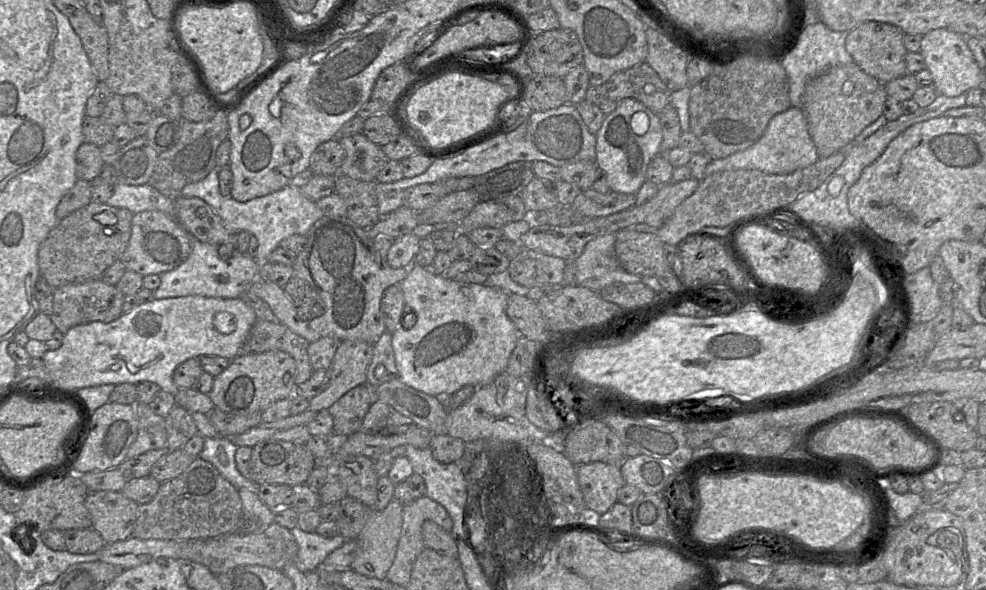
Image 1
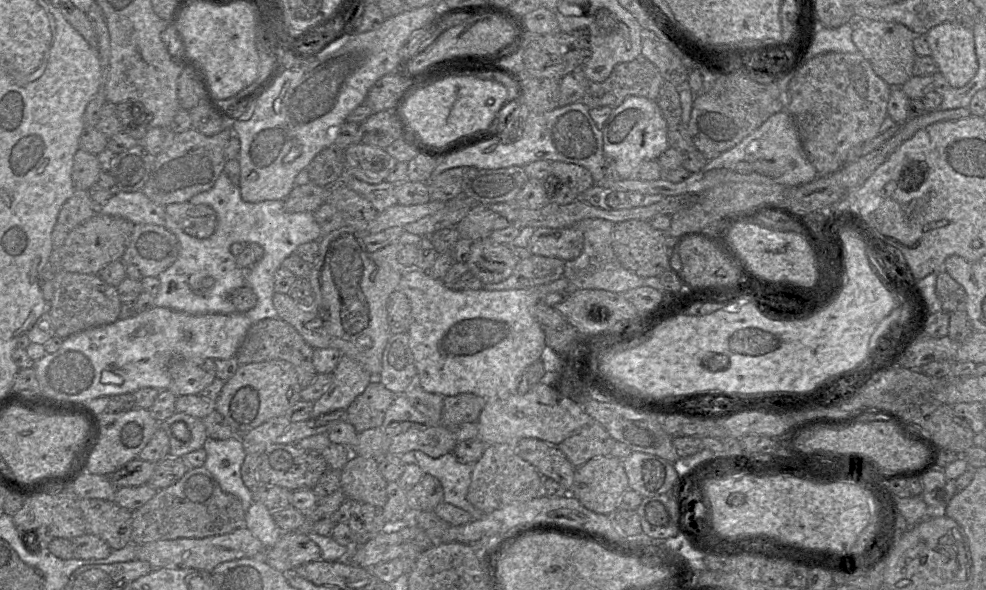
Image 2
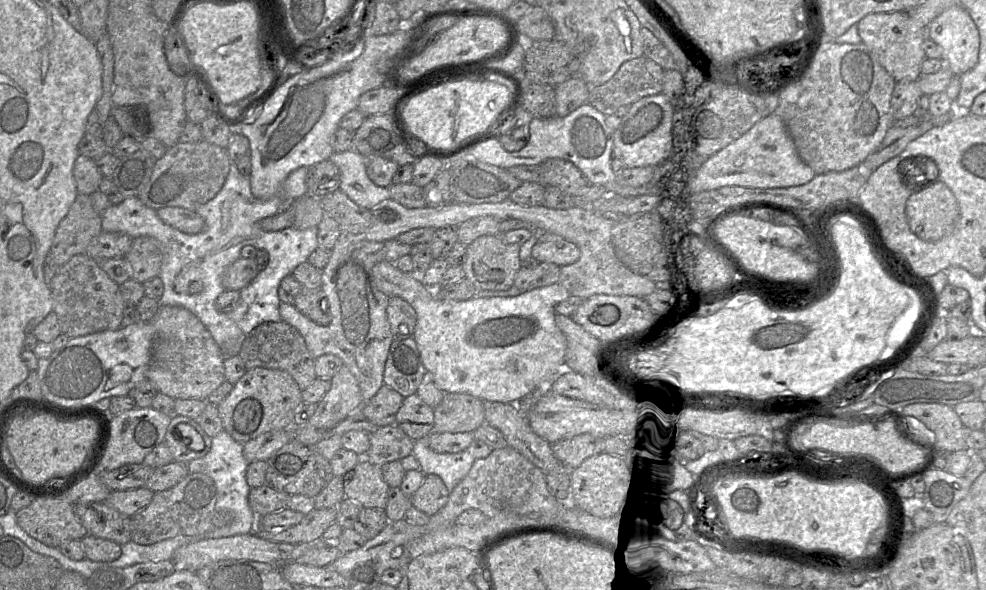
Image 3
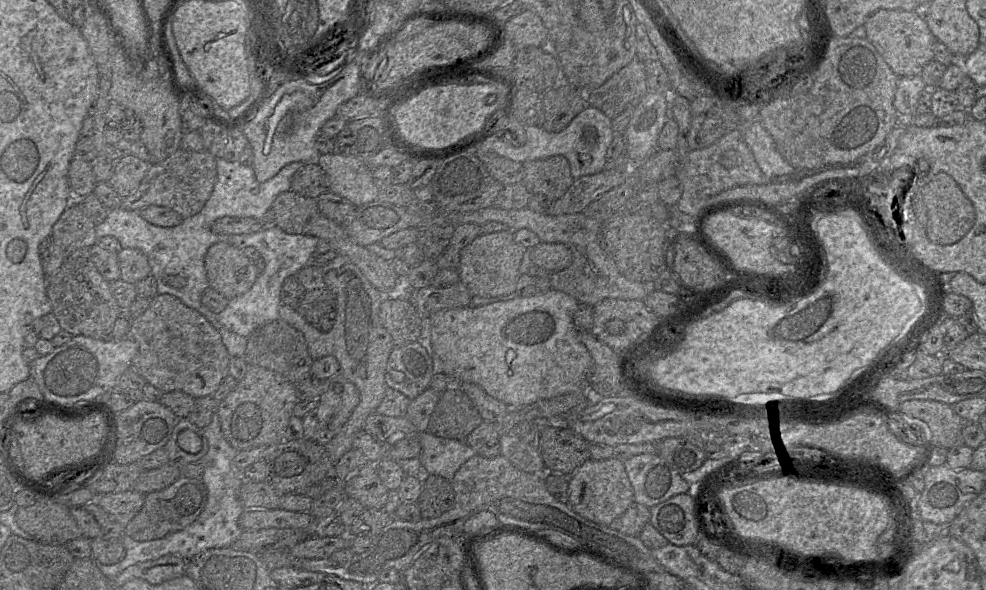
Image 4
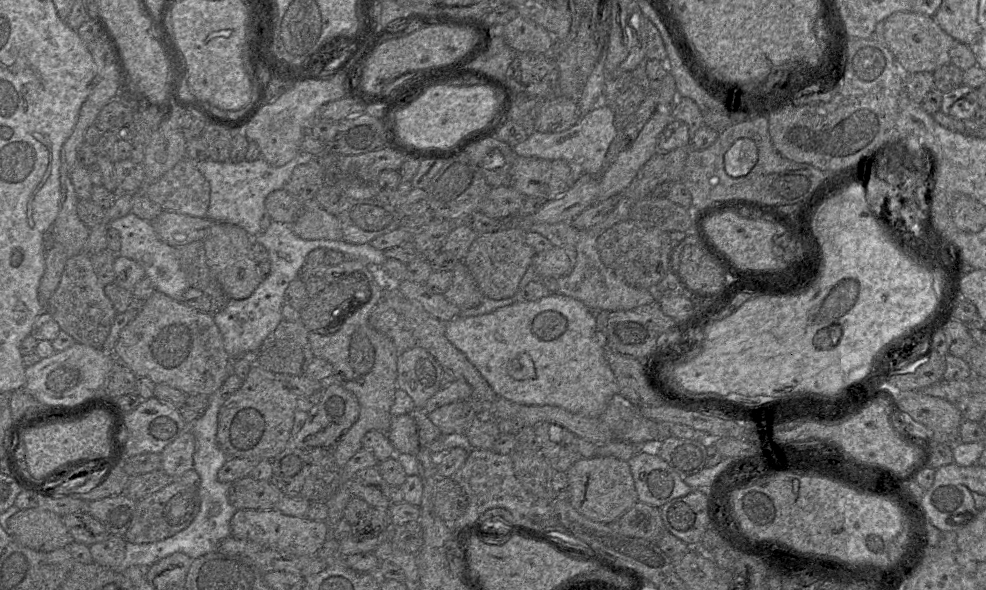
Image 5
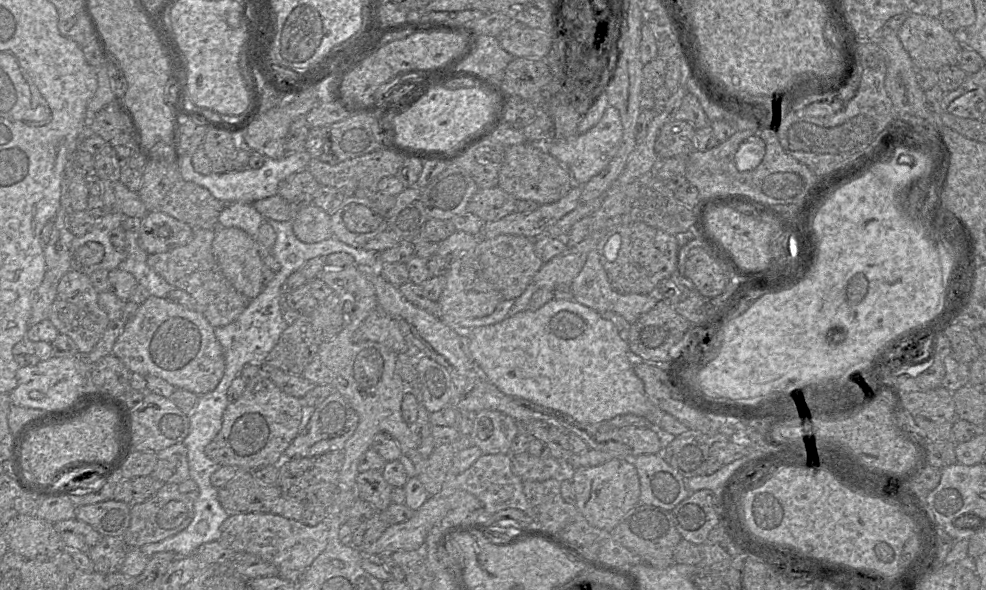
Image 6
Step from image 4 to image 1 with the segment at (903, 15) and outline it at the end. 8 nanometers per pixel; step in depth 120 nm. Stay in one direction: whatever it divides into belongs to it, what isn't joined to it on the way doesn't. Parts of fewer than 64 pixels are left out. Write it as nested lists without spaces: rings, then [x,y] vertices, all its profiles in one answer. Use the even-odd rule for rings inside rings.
[[[868,21],[849,31],[845,49],[853,58],[854,63],[865,73],[886,84],[907,74],[905,55],[908,52],[904,46],[904,35],[902,30],[894,25]]]

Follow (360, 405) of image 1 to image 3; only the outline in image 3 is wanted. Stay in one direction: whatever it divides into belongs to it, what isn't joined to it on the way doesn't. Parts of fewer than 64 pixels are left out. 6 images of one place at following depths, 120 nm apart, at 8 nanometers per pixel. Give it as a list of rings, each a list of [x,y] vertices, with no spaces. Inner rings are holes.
[[[382,385],[378,392],[360,410],[363,415],[378,427],[394,425],[396,414],[403,397],[392,388]]]

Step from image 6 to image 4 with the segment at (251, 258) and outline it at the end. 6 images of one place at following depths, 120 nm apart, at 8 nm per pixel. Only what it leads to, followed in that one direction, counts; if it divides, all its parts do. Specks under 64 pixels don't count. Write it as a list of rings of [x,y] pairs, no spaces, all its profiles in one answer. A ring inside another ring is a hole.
[[[224,241],[208,249],[205,268],[210,287],[229,300],[247,292],[259,275],[242,249]]]

